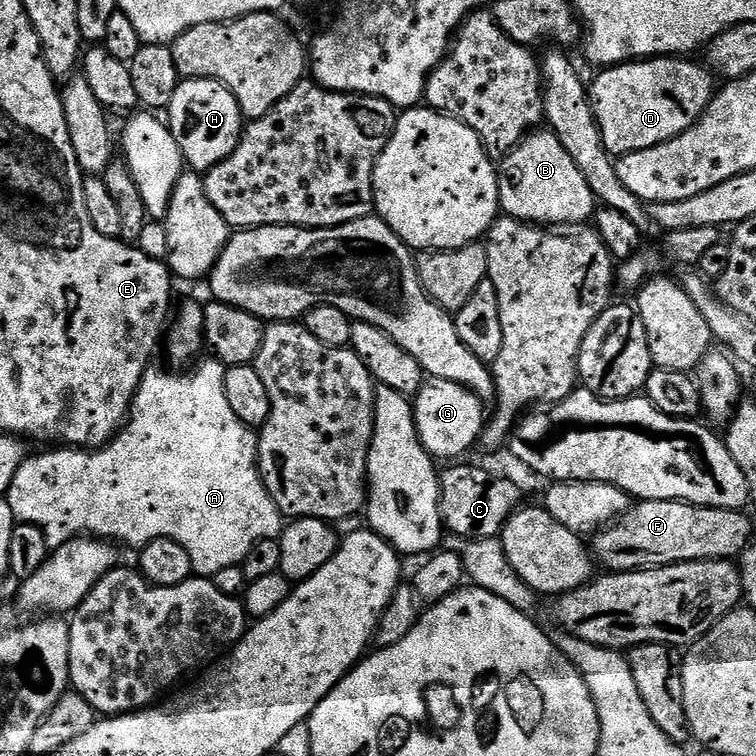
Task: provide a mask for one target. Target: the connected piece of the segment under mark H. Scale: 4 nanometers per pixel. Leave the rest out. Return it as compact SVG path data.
M181 79L178 90L174 90L174 98L170 98L170 106L166 110L168 129L174 134L174 142L184 155L185 165L193 172L201 174L209 172L218 162L230 158L240 145L242 117L240 107L217 80L185 80Z

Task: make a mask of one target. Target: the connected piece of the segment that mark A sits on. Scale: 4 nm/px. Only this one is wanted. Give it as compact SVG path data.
M208 358L205 364L197 363L196 372L188 372L185 376L175 376L172 372L163 372L157 366L149 367L144 373L142 382L138 386L136 396L132 400L132 409L128 412L123 428L113 436L103 448L95 450L77 450L71 446L61 447L61 452L48 452L44 456L44 484L36 488L29 504L12 504L12 512L17 521L26 524L36 524L44 535L49 549L62 546L76 536L95 536L101 540L115 542L117 545L129 544L133 550L139 550L151 540L173 540L190 554L193 573L200 578L211 578L218 570L226 570L226 566L243 564L246 554L260 540L275 540L282 531L282 517L270 494L264 489L260 477L260 470L256 458L258 436L253 429L247 428L240 421L238 414L230 410L230 402L226 399L226 386L224 385L225 365L215 358Z

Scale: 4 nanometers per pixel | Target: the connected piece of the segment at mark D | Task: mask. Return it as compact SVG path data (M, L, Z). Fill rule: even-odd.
M649 58L633 60L615 66L605 67L590 84L592 113L596 119L598 130L602 134L602 142L613 157L619 158L646 150L650 146L658 146L678 134L682 134L690 126L694 126L702 113L708 108L714 95L714 77L703 63L695 64L692 58Z

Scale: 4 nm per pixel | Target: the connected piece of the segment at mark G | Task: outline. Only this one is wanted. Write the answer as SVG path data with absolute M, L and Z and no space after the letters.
M425 379L422 390L418 390L418 394L411 401L411 406L412 418L416 423L416 434L420 444L433 461L459 461L456 459L466 455L481 439L486 423L485 403L458 382Z

